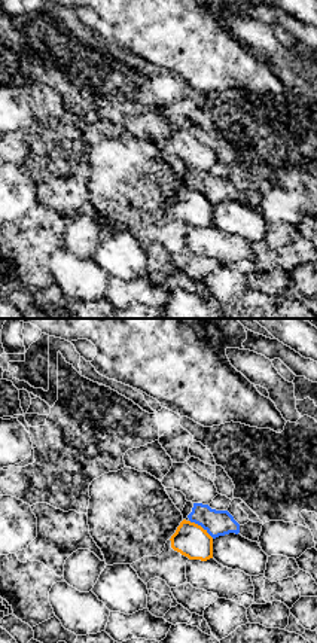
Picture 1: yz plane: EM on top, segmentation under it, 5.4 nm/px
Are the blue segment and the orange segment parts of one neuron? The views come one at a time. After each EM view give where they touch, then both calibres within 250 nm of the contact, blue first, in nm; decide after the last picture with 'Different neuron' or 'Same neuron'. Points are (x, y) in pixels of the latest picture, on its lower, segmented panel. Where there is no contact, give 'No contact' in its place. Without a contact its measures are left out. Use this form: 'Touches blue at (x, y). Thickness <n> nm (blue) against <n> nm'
Touches blue at (201, 526). Thickness 140 nm (blue) against 180 nm

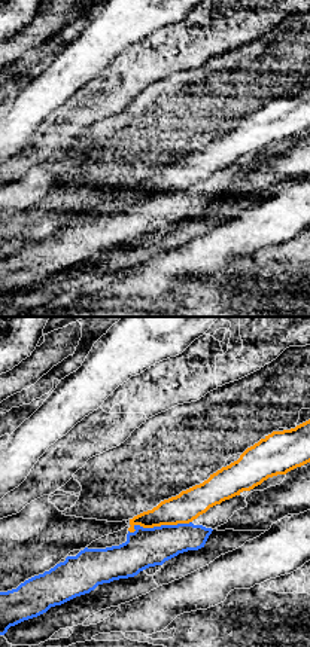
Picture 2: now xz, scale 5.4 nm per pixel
Touches blue at (158, 527). Thickness 220 nm (blue) against 160 nm

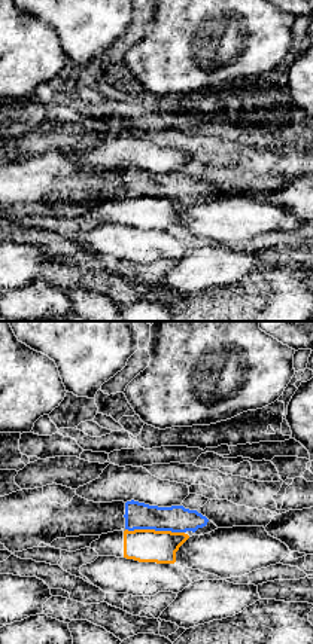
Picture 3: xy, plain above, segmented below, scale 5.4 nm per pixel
Touches blue at (155, 530). Thickness 140 nm (blue) against 180 nm

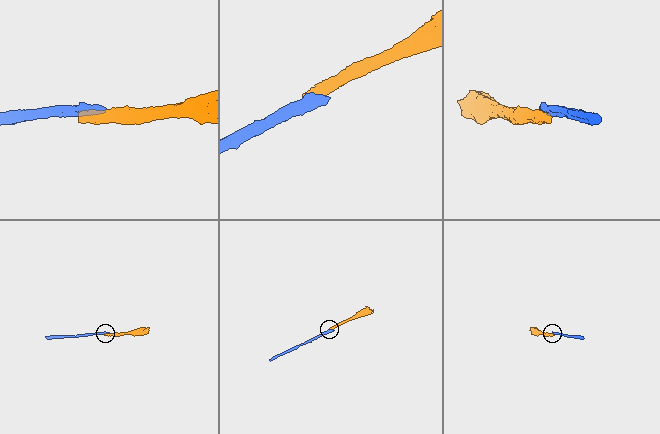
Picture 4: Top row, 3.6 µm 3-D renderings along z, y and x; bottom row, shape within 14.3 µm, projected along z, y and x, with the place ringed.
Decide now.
Different neuron

